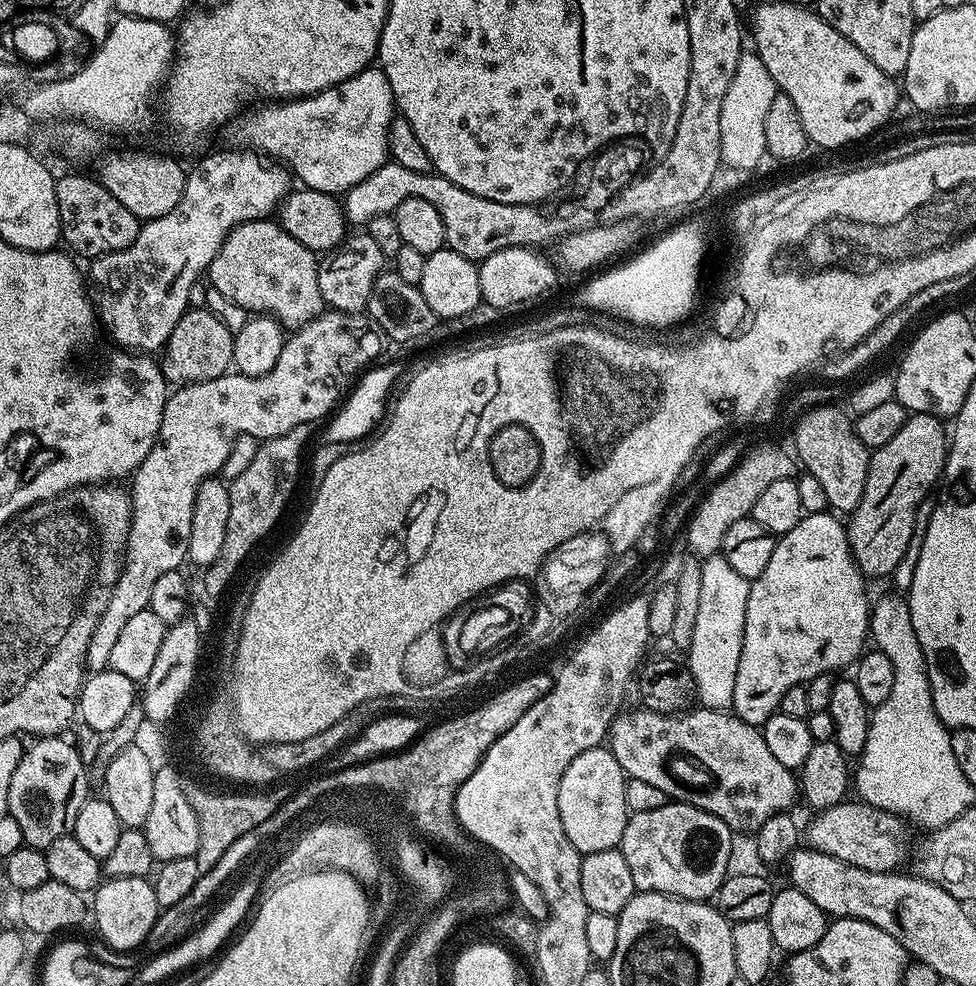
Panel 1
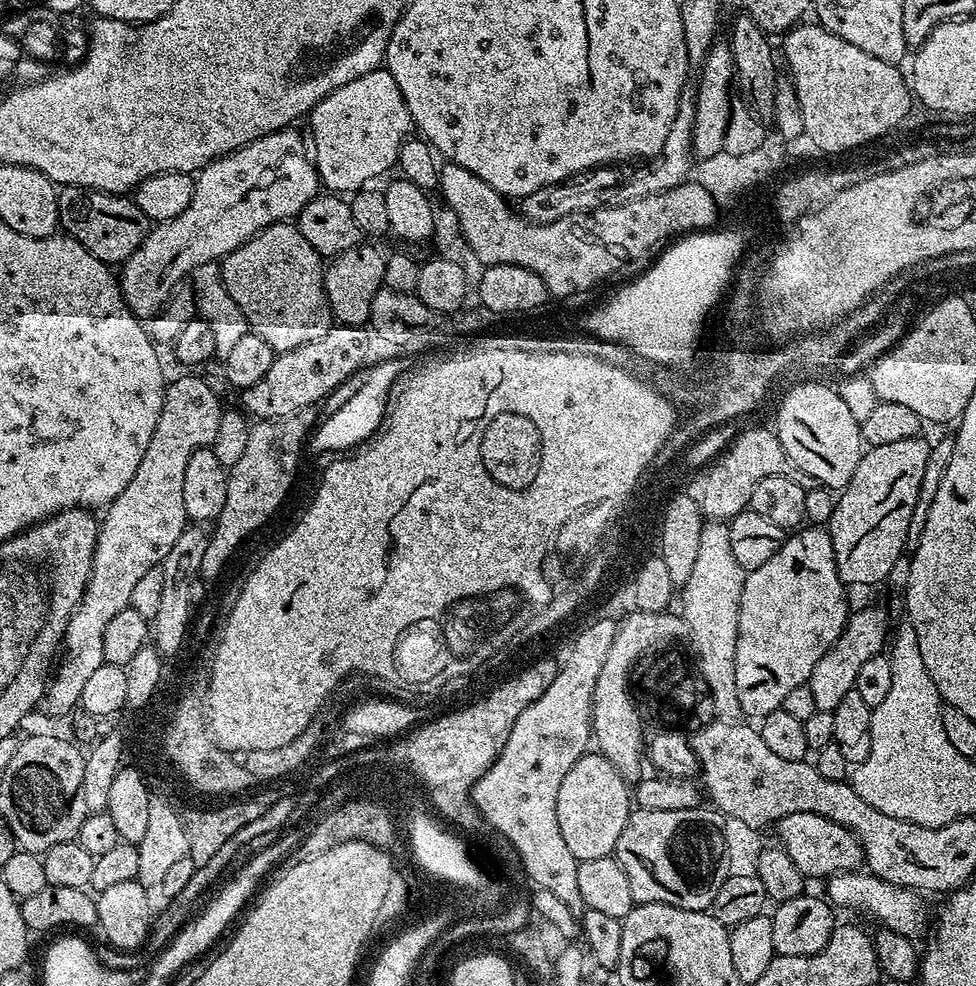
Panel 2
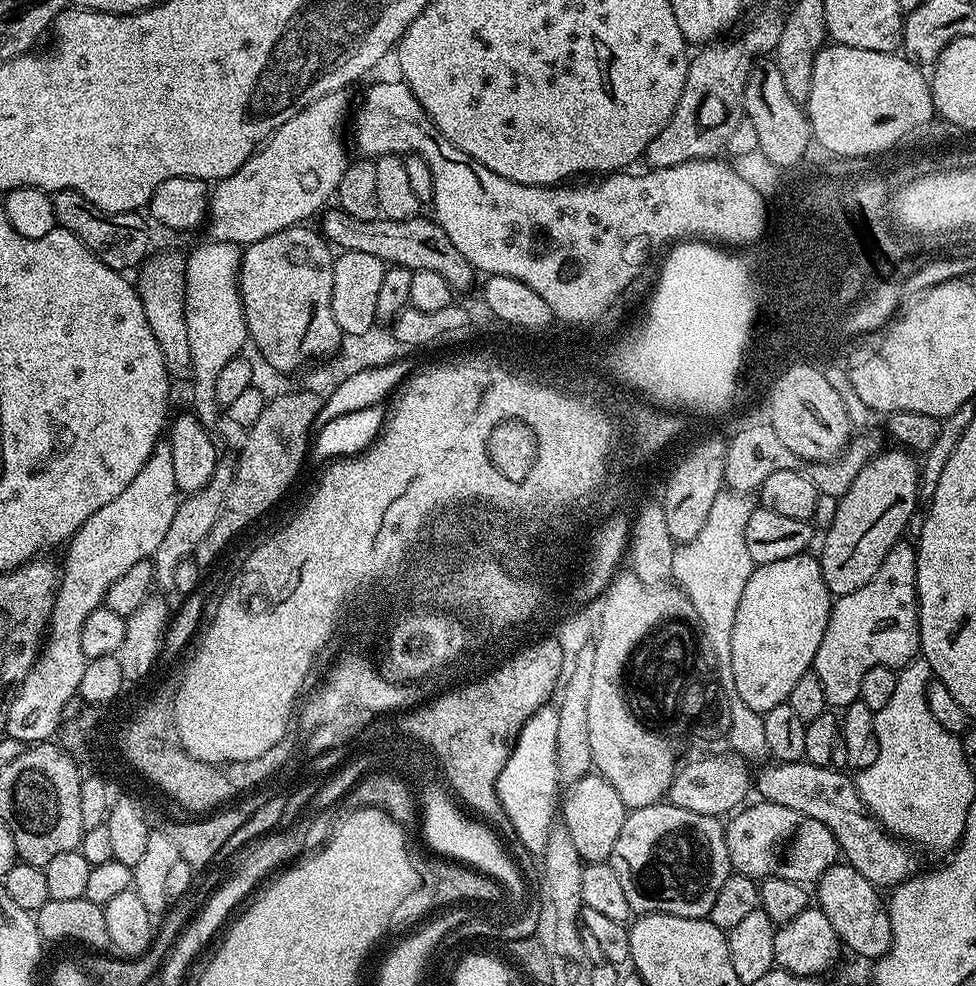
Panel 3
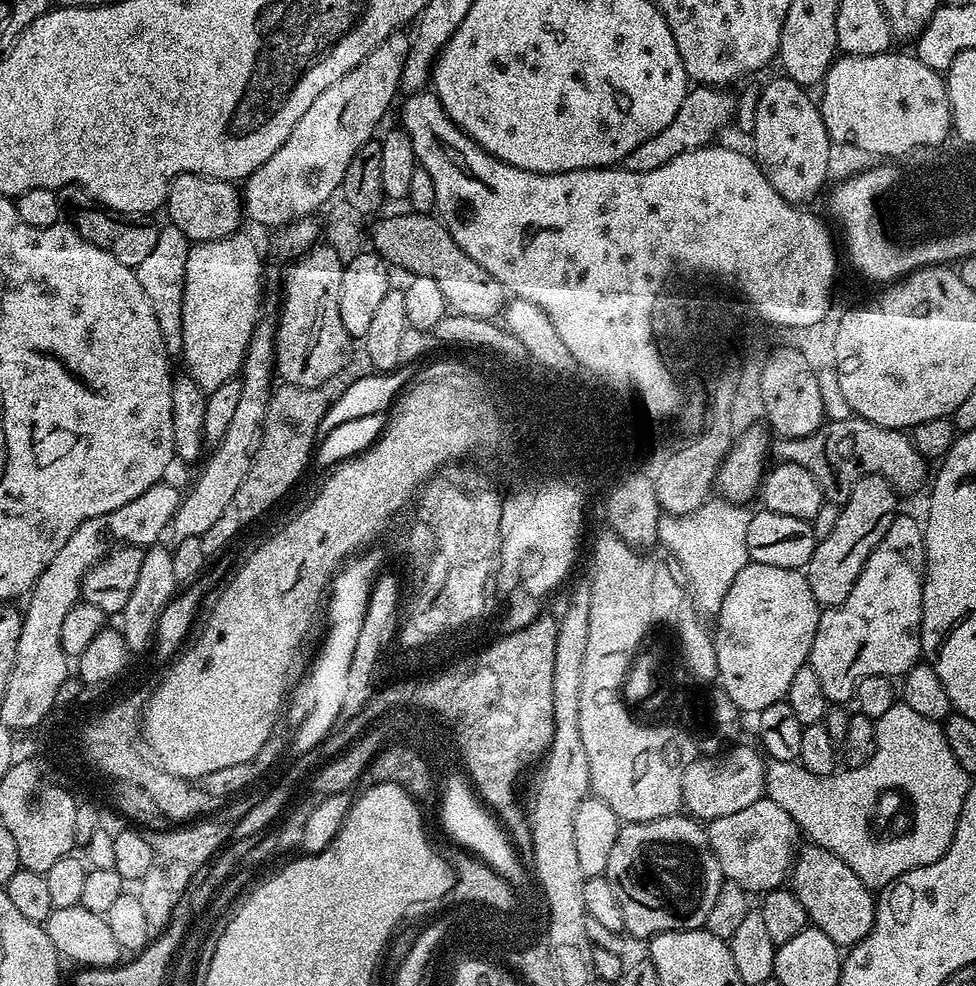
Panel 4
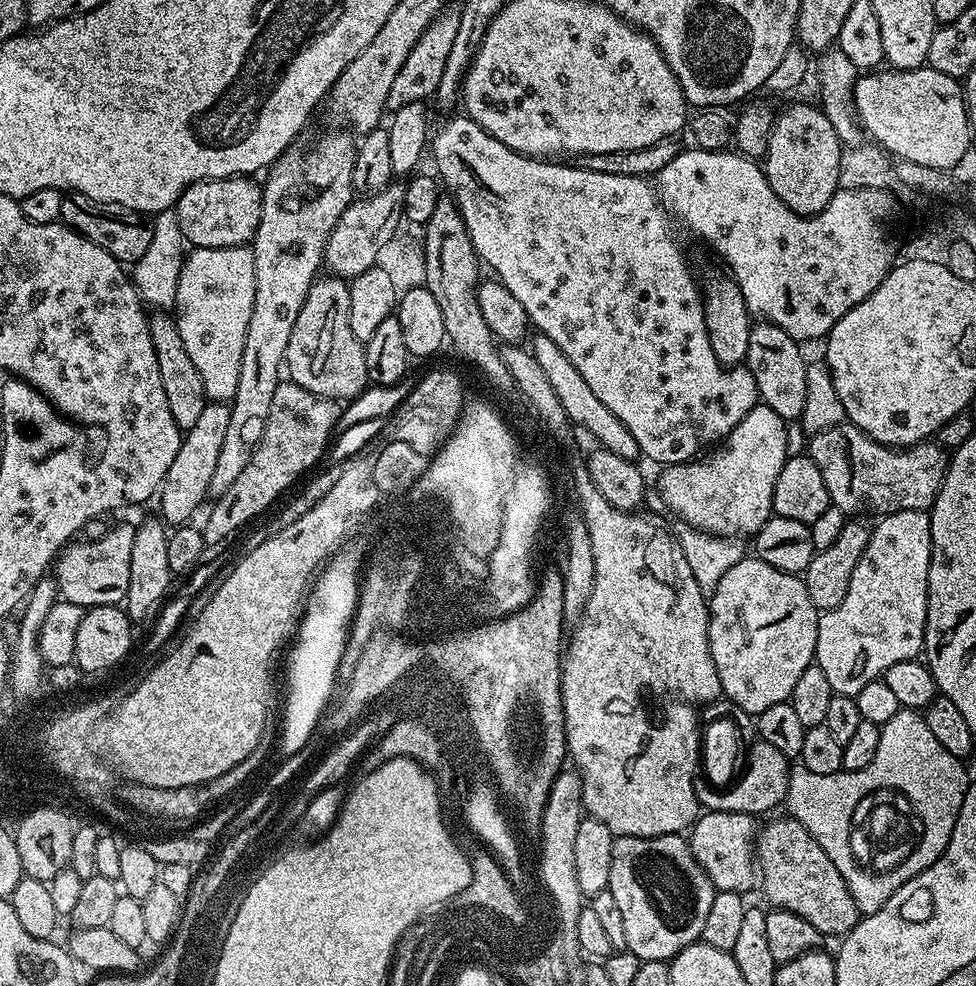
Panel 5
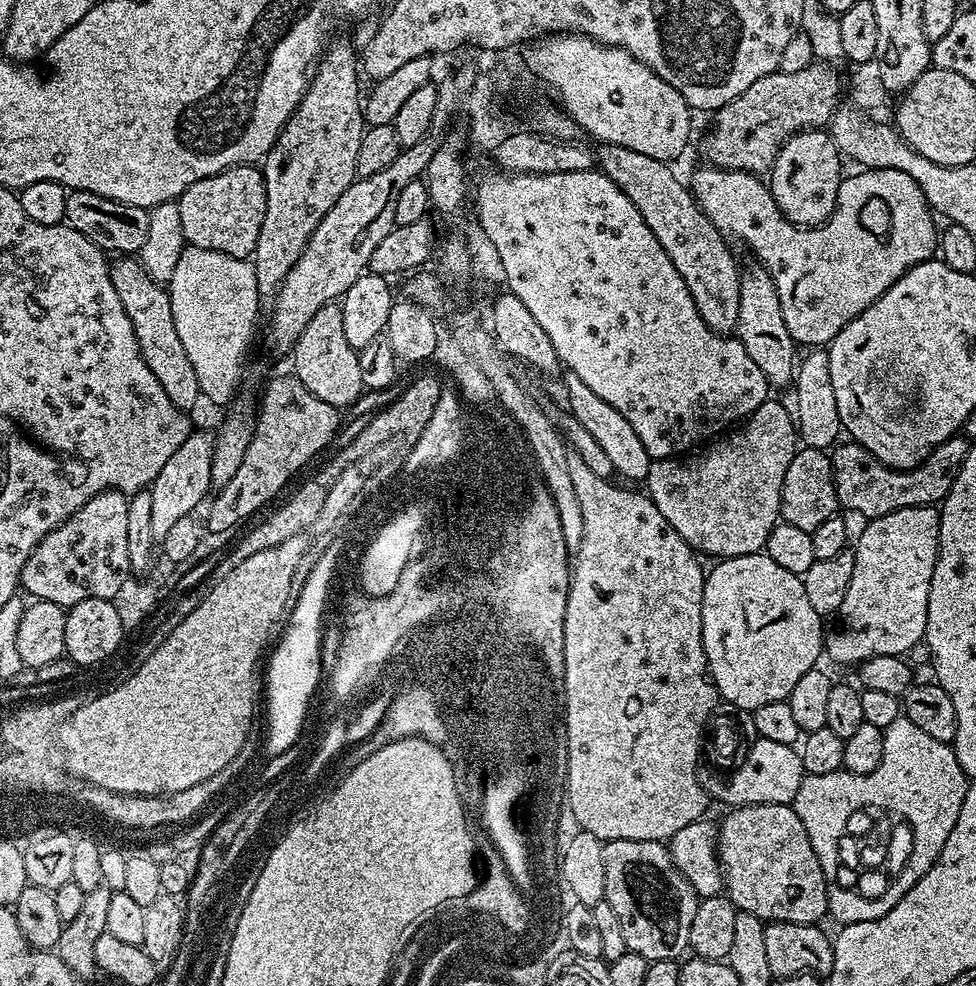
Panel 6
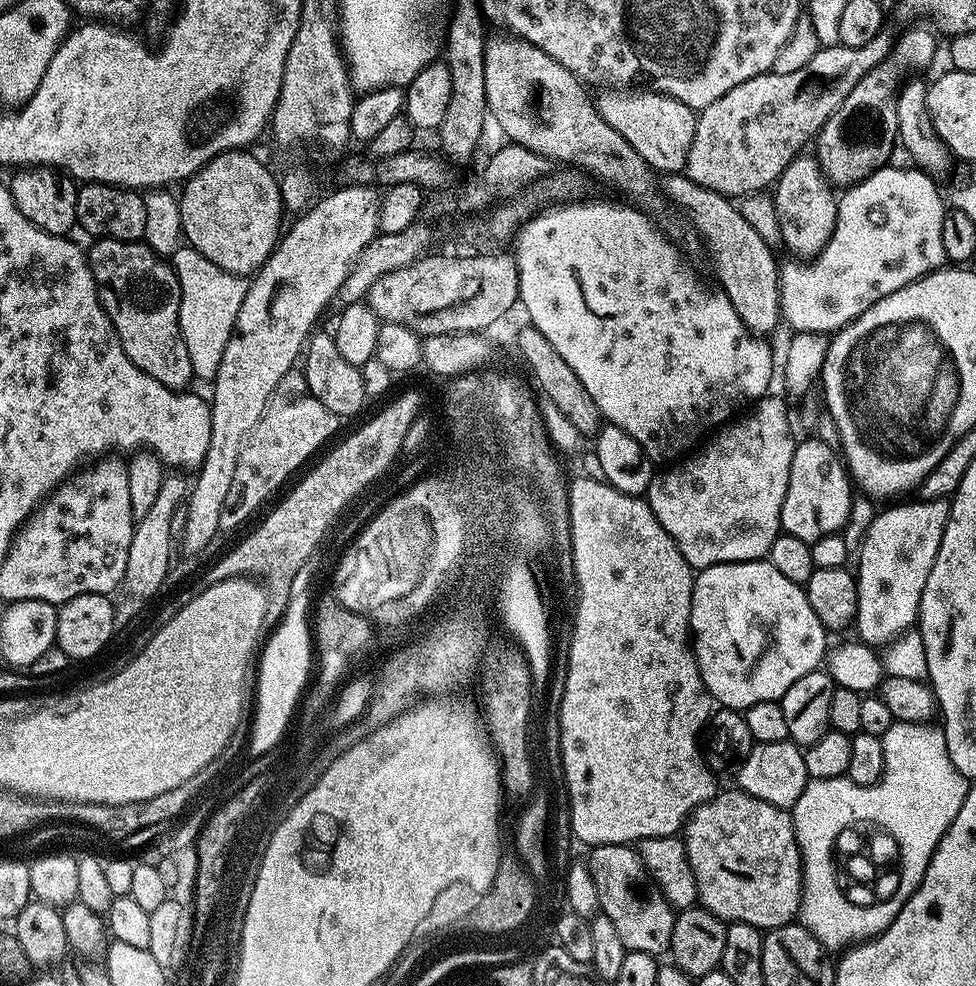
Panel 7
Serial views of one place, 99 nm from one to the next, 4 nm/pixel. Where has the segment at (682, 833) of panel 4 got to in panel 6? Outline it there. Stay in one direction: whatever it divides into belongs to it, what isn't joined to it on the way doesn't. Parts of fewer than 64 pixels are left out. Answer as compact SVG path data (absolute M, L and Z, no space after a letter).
M609 840L602 850L602 866L606 872L603 903L618 914L618 926L622 926L622 938L626 938L628 950L649 962L679 961L680 955L689 951L690 922L694 922L698 897L690 882L686 882L672 864L667 847L658 840Z

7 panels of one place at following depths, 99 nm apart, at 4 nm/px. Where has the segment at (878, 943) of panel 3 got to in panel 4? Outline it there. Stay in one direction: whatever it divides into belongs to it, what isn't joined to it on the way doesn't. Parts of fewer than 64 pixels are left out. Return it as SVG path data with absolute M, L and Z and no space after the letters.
M811 842L805 845L794 857L790 869L790 888L798 902L806 906L811 927L822 929L835 944L841 946L862 942L862 938L870 934L876 917L873 889L864 885L862 878L858 878L858 874L854 874L854 870L850 870L850 866L846 866L846 862L830 850L819 848Z

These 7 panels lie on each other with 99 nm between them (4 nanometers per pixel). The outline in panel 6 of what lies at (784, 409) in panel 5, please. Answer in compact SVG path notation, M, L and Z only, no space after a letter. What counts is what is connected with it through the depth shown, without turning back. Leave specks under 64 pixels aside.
M756 266L752 276L745 275L738 290L738 318L735 331L746 353L767 378L773 389L784 388L793 383L797 370L798 355L790 330L786 330L786 318L782 318L782 302L774 286L774 278L767 268Z

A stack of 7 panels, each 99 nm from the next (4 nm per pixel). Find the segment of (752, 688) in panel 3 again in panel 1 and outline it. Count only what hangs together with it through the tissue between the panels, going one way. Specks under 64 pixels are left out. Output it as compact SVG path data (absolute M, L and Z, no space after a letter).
M831 511L801 516L798 526L777 539L766 570L751 581L746 602L746 622L742 654L738 658L738 678L734 678L731 711L742 722L763 726L775 716L782 694L795 684L807 685L816 676L836 674L839 668L855 665L869 639L870 599L864 589L866 577L856 564L848 545L848 529L835 520Z

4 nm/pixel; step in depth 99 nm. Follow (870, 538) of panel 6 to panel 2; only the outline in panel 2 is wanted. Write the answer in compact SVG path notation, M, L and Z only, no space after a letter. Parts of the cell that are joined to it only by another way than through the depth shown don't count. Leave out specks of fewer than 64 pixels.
M864 608L861 612L853 611L848 618L848 624L844 633L838 638L838 642L822 658L818 658L818 666L808 679L810 694L814 694L814 706L817 712L833 712L846 698L848 692L853 691L858 678L858 669L869 658L881 655L885 651L890 640L890 628L888 632L888 612L884 608Z

